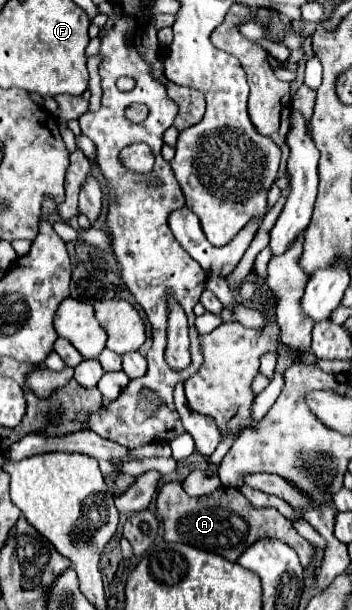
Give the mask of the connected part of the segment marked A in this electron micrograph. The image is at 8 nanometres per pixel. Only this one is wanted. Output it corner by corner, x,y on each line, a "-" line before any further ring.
170,481
164,483
164,487
158,491
156,503
158,503
158,517
162,519
164,525
166,541
186,543
204,551
218,553
228,561
236,561
258,539
272,537
290,545
298,553
302,567
308,567
314,557
312,545
296,533
292,523
282,513
278,513
274,507
266,507
266,509
252,507
250,501
234,487
220,487
210,495
190,497
182,489
182,483

